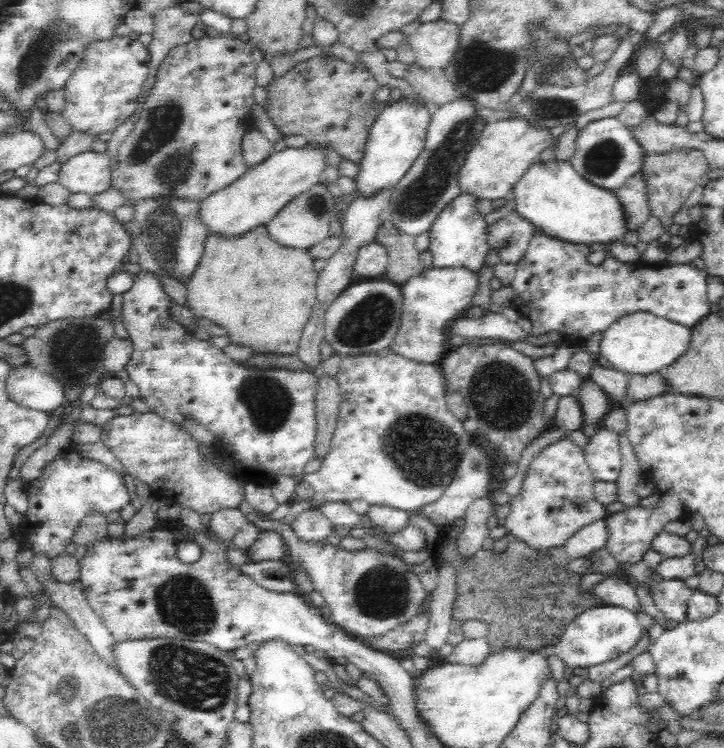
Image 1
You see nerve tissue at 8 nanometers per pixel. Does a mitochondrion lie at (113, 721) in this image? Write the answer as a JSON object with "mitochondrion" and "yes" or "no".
{"mitochondrion":"yes"}

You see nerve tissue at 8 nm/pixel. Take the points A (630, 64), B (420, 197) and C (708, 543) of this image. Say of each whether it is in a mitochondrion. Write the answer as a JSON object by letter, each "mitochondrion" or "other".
{"A":"other","B":"mitochondrion","C":"other"}

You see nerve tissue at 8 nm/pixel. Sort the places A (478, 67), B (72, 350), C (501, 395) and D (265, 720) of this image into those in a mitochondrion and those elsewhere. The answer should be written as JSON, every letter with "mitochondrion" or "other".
{"A":"mitochondrion","B":"mitochondrion","C":"mitochondrion","D":"other"}

